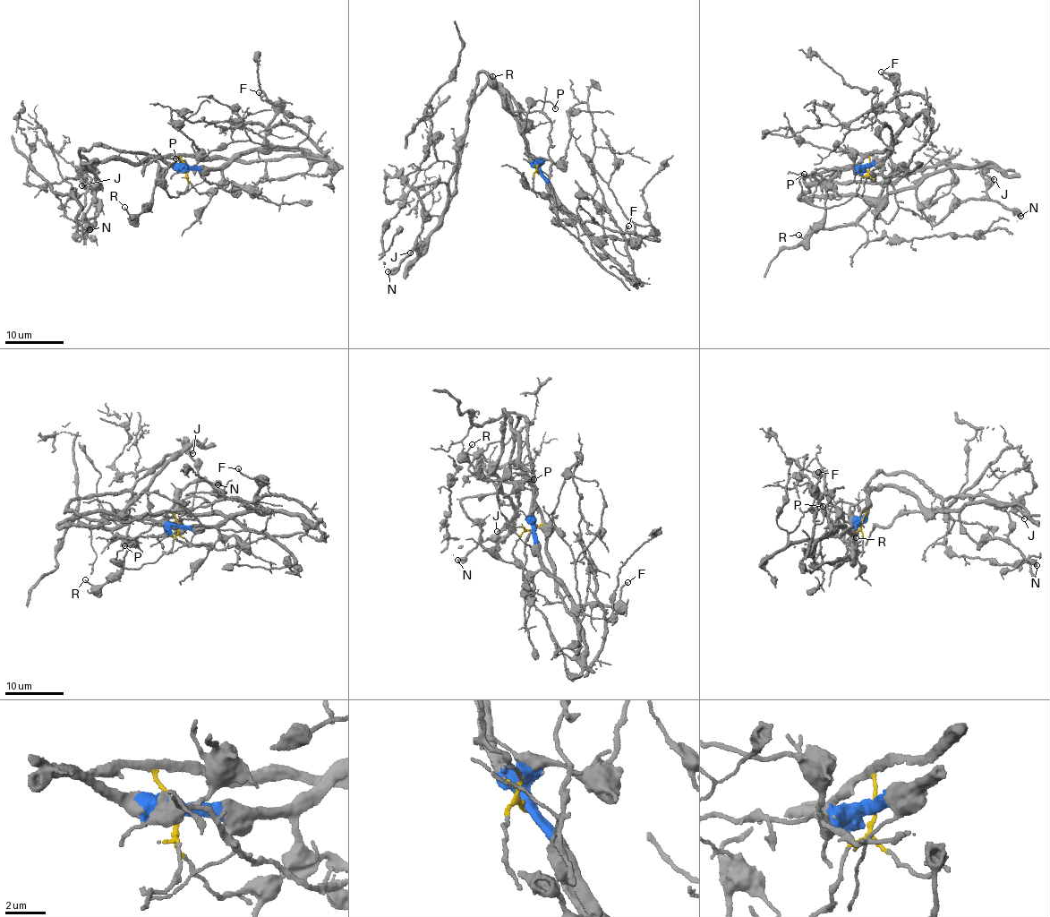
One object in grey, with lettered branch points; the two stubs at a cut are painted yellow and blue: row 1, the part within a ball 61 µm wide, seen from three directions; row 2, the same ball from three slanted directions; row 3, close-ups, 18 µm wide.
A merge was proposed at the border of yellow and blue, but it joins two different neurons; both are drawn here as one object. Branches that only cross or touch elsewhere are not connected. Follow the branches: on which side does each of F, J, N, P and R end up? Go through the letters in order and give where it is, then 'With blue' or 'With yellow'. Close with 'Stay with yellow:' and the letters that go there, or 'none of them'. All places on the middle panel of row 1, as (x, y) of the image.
F: Place: (628, 226). With blue
J: Place: (410, 252). With blue
N: Place: (388, 271). With blue
P: Place: (555, 108). With yellow
R: Place: (492, 76). With blue
Stay with yellow: P

